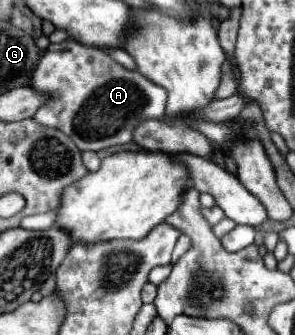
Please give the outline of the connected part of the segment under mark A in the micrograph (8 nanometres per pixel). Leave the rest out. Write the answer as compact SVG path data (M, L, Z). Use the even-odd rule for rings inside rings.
M73 39L49 45L33 71L31 85L53 95L53 99L37 111L35 121L65 131L79 151L101 151L125 145L131 141L135 125L165 115L165 89L151 83L141 73L121 67L107 53L85 47Z

